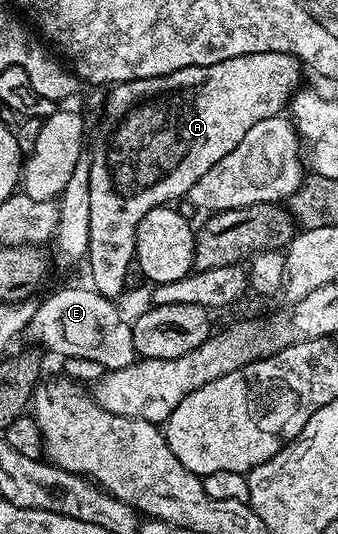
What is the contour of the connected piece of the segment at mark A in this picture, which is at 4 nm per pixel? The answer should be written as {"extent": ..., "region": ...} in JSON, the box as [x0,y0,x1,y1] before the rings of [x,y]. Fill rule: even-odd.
{"extent":[86,52,302,299],"region":[[[254,52],[246,56],[234,56],[234,60],[222,60],[218,64],[182,68],[178,72],[170,72],[166,76],[154,76],[133,82],[118,82],[107,91],[108,99],[104,102],[104,119],[100,122],[96,143],[93,146],[91,143],[90,146],[90,180],[86,195],[86,201],[90,204],[90,240],[88,241],[86,263],[88,262],[88,274],[92,277],[92,281],[90,281],[92,289],[106,298],[119,299],[119,294],[124,290],[124,281],[128,278],[128,269],[133,269],[134,266],[136,233],[138,232],[138,224],[142,224],[142,216],[146,216],[146,212],[150,212],[154,208],[183,199],[190,192],[190,188],[194,188],[197,180],[206,172],[210,172],[210,168],[214,168],[214,164],[218,160],[222,160],[222,156],[226,156],[226,152],[234,152],[234,148],[238,148],[238,140],[242,140],[242,136],[246,136],[246,132],[250,132],[250,128],[254,128],[254,124],[267,118],[277,117],[283,111],[280,109],[283,106],[285,109],[291,103],[292,95],[301,89],[300,70],[302,71],[301,62],[289,54]]]}

